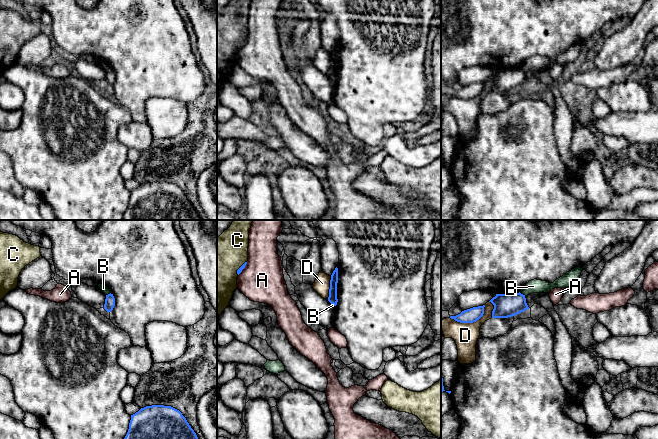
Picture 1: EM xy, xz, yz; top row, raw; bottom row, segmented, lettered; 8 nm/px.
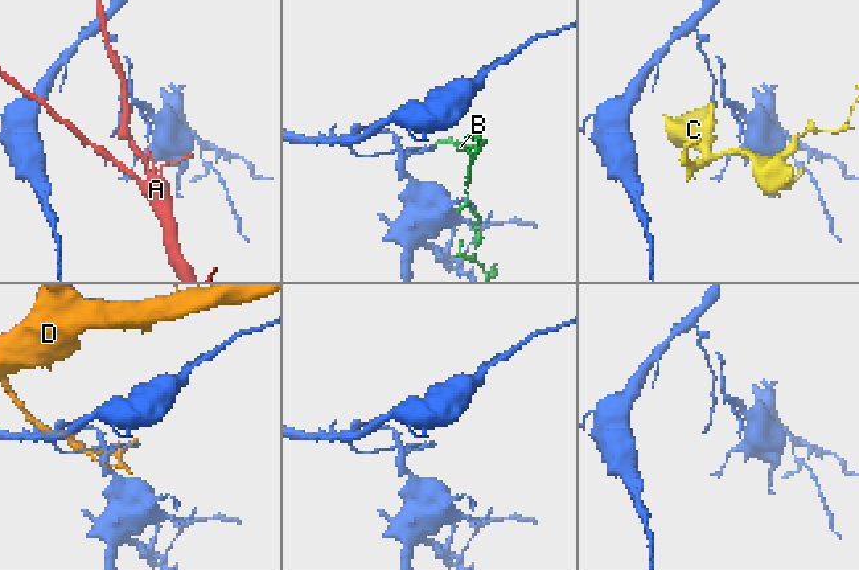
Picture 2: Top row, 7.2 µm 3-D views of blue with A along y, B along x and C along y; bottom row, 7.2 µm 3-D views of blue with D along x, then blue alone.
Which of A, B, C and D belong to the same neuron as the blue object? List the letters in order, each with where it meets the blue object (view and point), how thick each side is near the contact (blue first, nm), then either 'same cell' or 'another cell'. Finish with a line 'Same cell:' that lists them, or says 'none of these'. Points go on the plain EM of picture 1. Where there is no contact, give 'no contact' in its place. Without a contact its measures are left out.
A: xz (243, 44) | 40/340 nm | another cell
B: yz (522, 70) | 190/110 nm | another cell
C: xz (239, 44) | 40/360 nm | another cell
D: yz (471, 98) | 120/200 nm | another cell
Same cell: none of these

